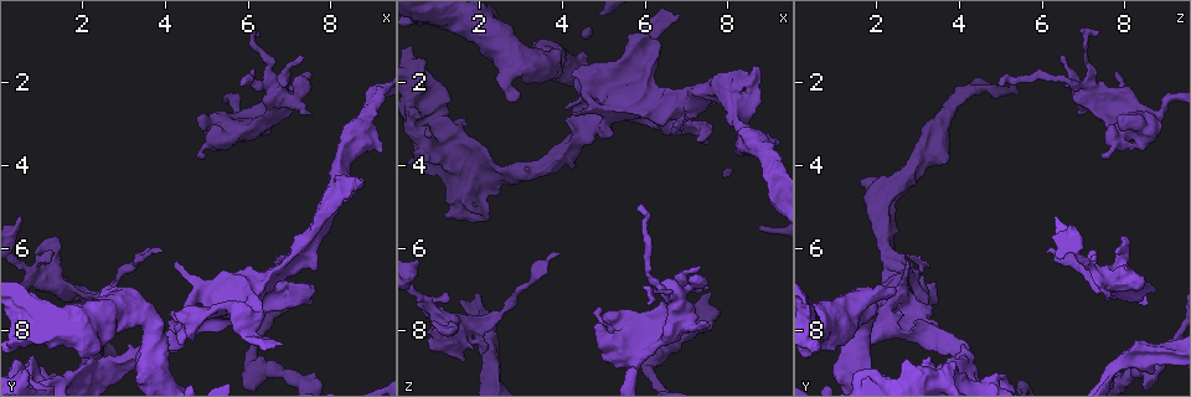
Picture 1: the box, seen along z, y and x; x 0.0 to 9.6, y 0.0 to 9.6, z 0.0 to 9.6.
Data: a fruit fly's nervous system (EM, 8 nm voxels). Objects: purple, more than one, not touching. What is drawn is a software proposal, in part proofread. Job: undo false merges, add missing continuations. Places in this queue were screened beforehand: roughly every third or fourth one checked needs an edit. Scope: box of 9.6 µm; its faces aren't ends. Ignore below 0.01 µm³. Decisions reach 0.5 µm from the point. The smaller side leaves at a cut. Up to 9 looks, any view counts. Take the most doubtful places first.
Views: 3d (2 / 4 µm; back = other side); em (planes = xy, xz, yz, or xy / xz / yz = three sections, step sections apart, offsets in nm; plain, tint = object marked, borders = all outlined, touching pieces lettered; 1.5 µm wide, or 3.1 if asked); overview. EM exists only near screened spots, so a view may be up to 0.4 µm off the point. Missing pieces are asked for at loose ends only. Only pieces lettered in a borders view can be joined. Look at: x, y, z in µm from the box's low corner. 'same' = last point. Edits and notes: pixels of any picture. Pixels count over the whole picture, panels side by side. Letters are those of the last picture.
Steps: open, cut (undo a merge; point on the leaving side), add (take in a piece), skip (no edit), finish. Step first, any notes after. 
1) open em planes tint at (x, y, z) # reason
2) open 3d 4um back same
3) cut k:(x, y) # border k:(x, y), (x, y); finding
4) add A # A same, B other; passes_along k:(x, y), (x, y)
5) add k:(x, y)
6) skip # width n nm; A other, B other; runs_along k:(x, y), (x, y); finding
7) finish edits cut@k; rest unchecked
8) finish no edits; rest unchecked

open 3d 2um at (8.00, 4.75, 2.20) # sharp bend

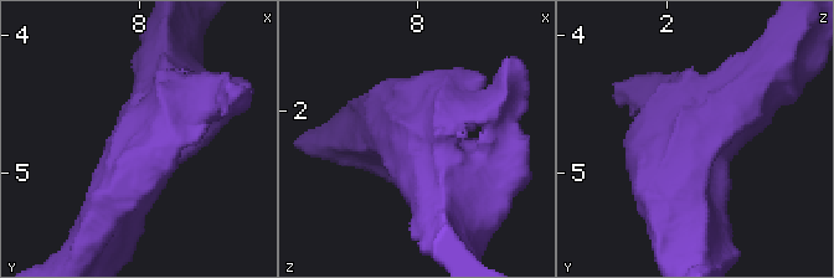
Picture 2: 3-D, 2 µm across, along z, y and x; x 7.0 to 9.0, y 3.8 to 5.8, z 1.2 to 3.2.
open em xz step 4 tint at (7.94, 4.72, 2.22) # need the tissue

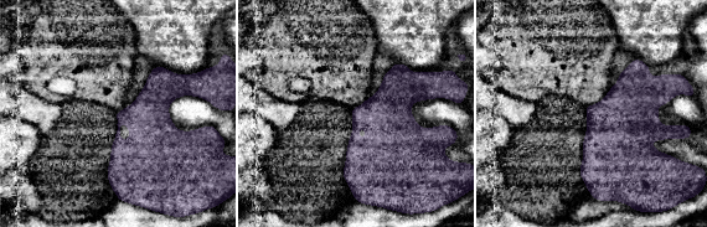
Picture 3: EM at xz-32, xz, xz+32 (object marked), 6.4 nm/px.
open em xz step 4 borders same # see the neighbours

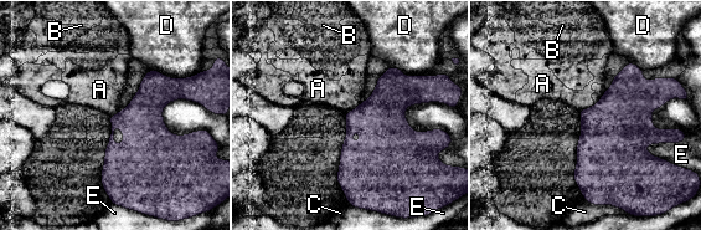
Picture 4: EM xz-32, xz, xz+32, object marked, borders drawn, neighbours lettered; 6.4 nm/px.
skip # width 180 nm; A other, B other, C other, D other, E other; border 4:(673, 141), (648, 144), (644, 149); continuous, no second cell

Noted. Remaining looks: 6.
open 3d 2um at (7.55, 1.90, 7.95) # branch stops here

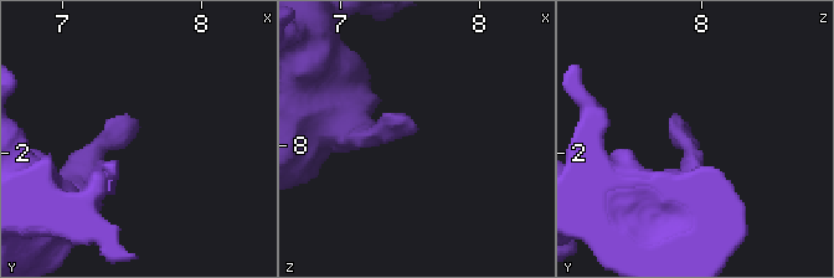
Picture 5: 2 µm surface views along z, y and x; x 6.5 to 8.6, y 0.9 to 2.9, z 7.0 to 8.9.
open em planes borders at (7.56, 1.84, 7.90)

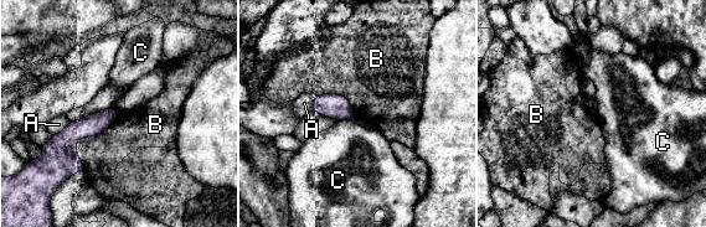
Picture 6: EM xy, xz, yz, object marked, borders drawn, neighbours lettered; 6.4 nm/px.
skip # A other, B other, C other; runs_along 6:(111, 111), (65, 144), (62, 163); no lettered piece goes on from it

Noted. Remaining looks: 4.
open 3d 4um at (6.05, 8.20, 0.70) # sudden change in width

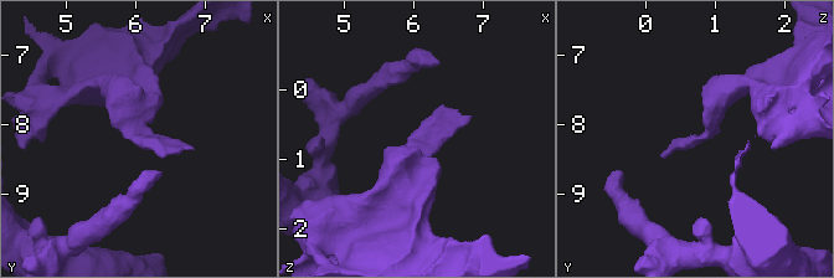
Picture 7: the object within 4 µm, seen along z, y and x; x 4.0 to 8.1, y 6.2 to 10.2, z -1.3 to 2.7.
open em planes borders at (6.15, 8.25, 0.70)

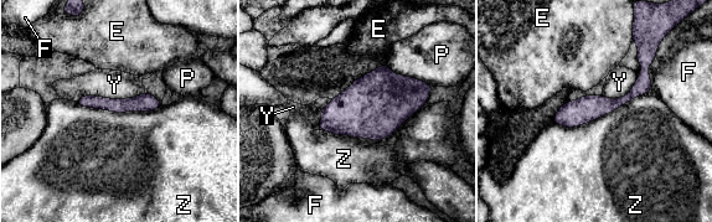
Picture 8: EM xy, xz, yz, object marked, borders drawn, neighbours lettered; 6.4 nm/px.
skip # width 100 nm; E other, F other, P other, Y other, Z other; all the same cell

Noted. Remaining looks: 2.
open em planes borders at (6.10, 8.70, 8.95) # sudden change in width

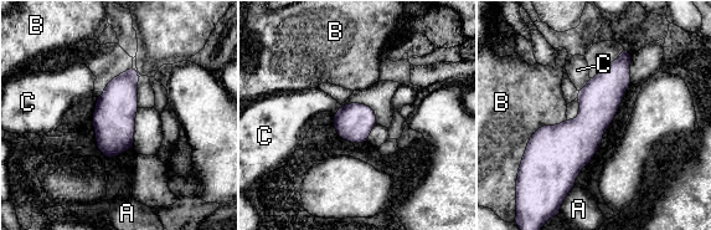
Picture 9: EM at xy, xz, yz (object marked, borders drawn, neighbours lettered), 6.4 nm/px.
skip # A other, B other, C other; continuous, no second cell

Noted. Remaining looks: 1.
finish no edits; rest unchecked

